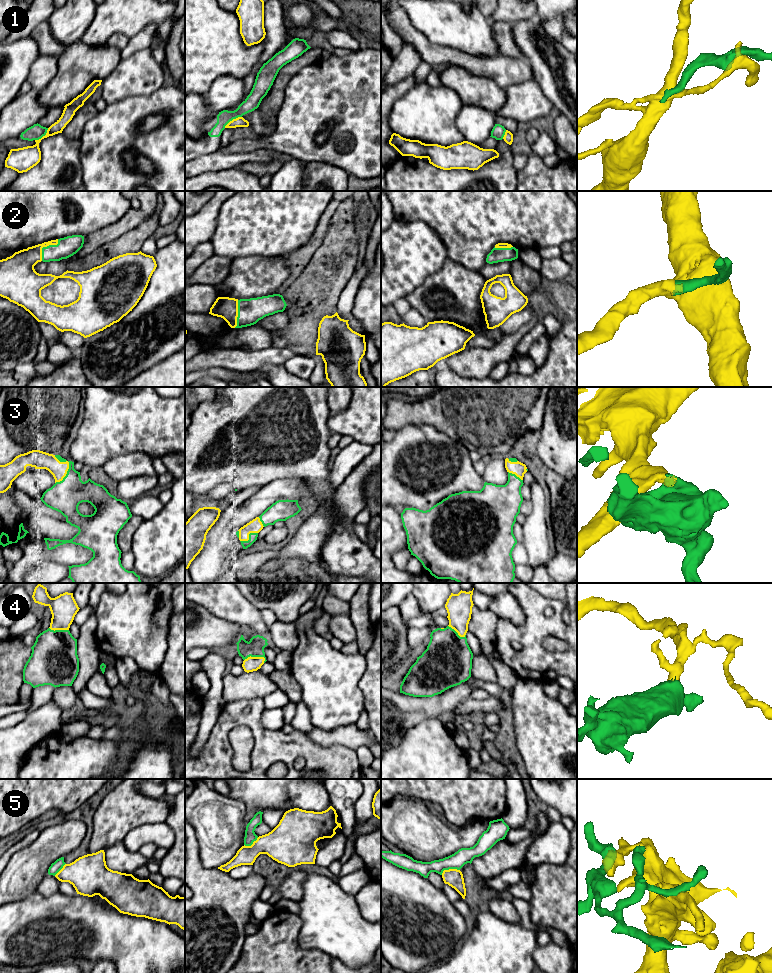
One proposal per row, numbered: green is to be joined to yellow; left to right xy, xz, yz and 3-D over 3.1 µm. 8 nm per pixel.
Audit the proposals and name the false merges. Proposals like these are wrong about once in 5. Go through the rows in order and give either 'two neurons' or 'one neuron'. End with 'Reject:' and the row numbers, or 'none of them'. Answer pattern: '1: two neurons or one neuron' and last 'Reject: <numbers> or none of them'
1: two neurons
2: one neuron
3: one neuron
4: one neuron
5: two neurons
Reject: 1, 5

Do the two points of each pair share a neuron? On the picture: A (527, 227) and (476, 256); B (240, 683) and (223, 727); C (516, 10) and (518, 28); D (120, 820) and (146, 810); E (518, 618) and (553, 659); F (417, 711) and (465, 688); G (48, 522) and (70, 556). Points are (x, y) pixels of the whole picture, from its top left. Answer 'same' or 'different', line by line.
A: same
B: different
C: different
D: same
E: different
F: same
G: different

